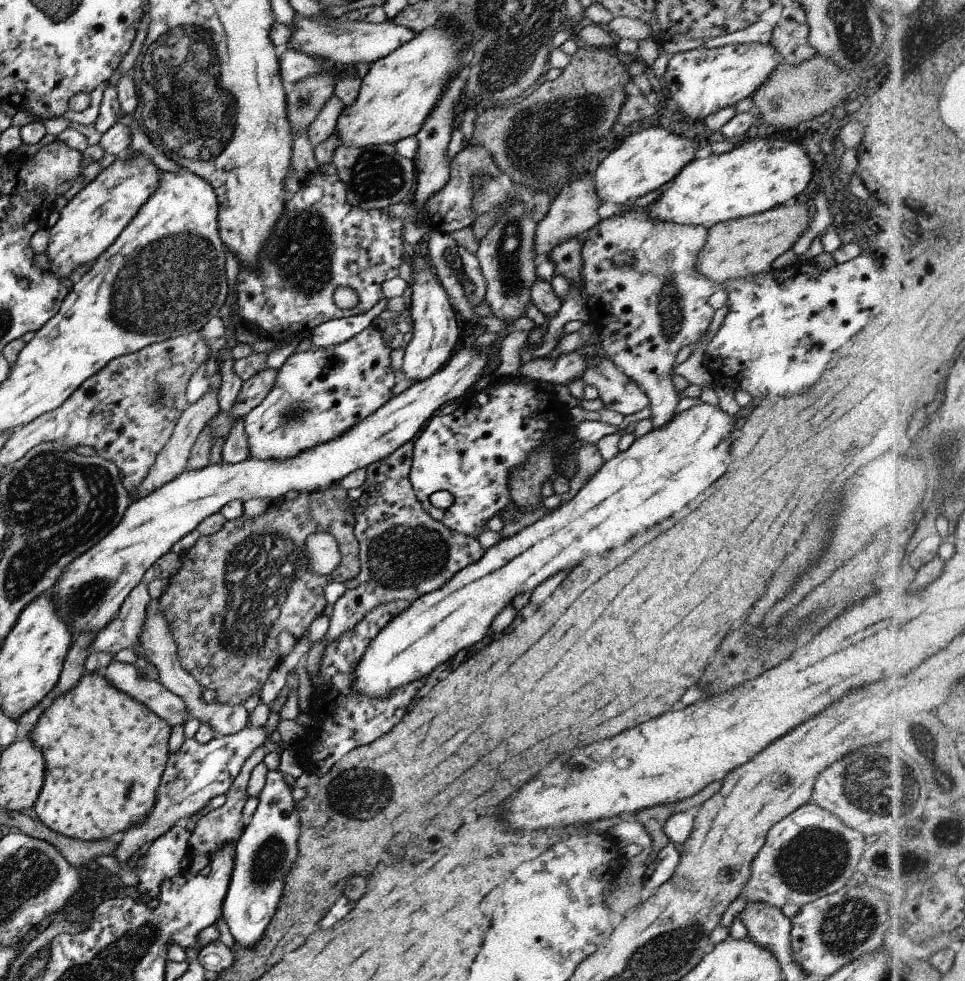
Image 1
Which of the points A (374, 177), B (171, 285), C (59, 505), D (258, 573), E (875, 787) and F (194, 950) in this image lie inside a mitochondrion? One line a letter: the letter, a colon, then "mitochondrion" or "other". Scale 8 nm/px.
A: mitochondrion
B: mitochondrion
C: mitochondrion
D: mitochondrion
E: mitochondrion
F: other

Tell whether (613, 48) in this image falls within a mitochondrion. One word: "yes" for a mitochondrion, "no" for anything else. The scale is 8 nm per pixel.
no

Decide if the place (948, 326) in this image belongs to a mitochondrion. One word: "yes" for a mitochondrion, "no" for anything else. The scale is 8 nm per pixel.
no

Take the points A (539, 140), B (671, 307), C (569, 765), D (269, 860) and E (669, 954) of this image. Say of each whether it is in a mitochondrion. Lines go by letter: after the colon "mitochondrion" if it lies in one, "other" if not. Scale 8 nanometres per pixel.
A: mitochondrion
B: mitochondrion
C: mitochondrion
D: mitochondrion
E: mitochondrion

